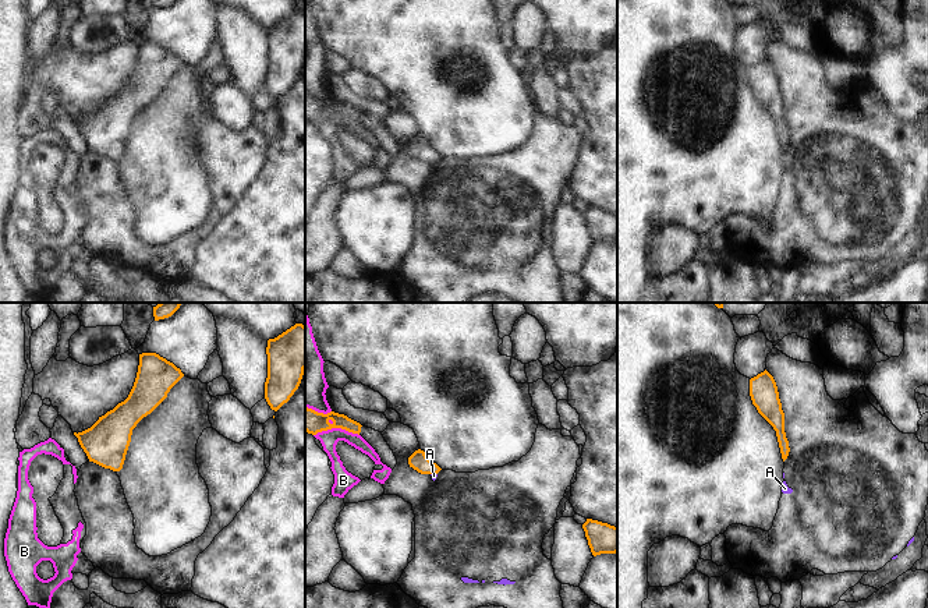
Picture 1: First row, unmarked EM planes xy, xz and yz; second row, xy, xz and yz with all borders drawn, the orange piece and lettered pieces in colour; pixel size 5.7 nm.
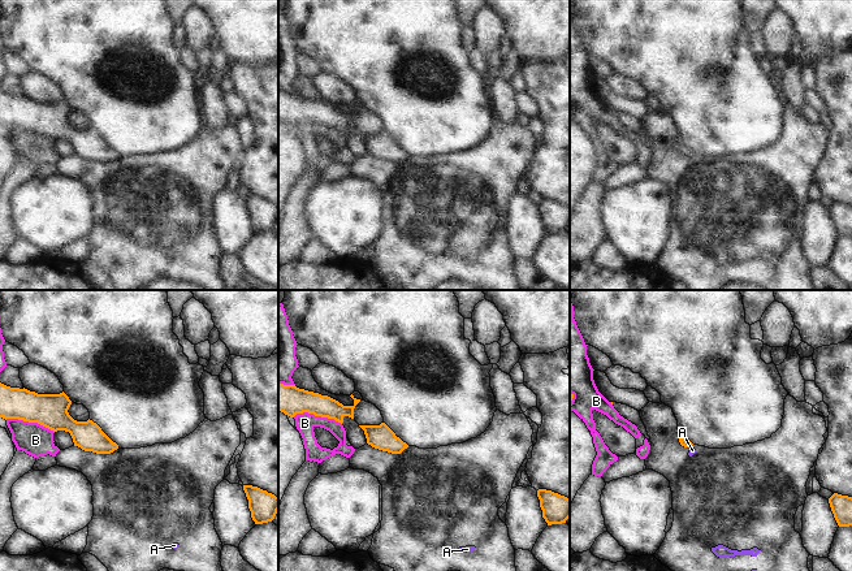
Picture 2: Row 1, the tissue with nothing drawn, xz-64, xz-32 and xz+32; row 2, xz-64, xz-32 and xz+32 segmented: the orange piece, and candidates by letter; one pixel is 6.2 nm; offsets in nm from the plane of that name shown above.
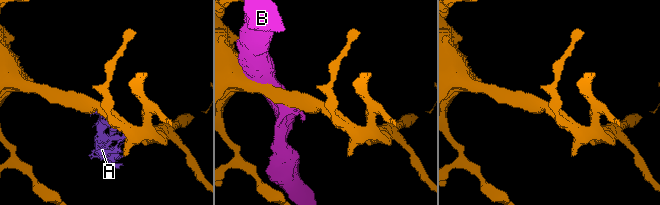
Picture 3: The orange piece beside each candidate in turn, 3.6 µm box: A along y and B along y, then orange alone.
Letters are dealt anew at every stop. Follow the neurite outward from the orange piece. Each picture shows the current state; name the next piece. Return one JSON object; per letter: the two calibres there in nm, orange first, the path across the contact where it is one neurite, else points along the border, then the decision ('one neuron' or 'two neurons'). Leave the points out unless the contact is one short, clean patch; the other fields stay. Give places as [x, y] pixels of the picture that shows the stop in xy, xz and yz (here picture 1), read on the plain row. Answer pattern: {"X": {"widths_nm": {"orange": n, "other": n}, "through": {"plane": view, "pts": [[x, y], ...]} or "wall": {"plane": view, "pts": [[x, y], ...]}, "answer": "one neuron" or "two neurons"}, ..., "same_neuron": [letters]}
{"A": {"widths_nm": {"orange": 110, "other": 30}, "wall": {"plane": "xz", "pts": [[431, 161], [436, 162]]}, "answer": "two neurons"}, "B": {"widths_nm": {"orange": 130, "other": 100}, "answer": "two neurons"}, "same_neuron": []}

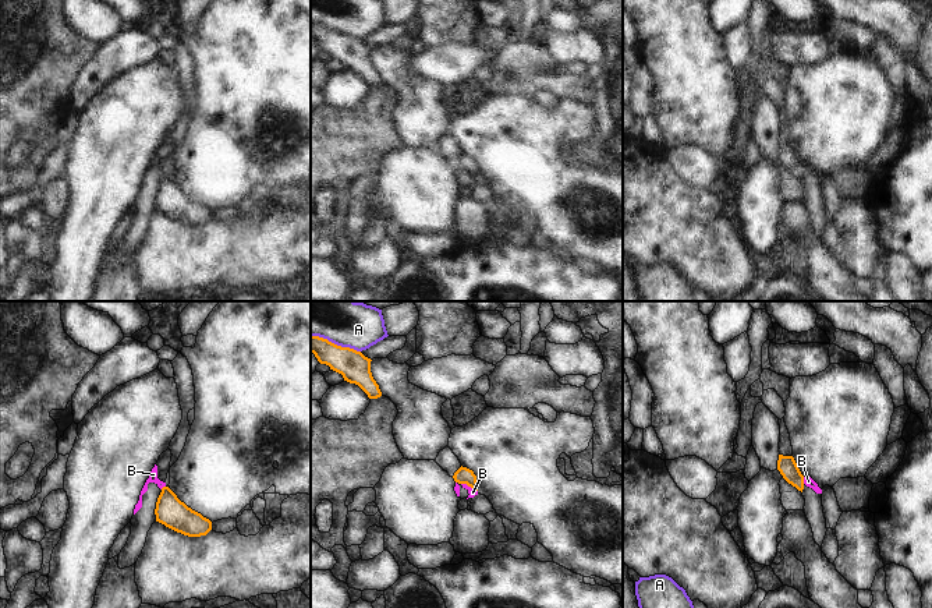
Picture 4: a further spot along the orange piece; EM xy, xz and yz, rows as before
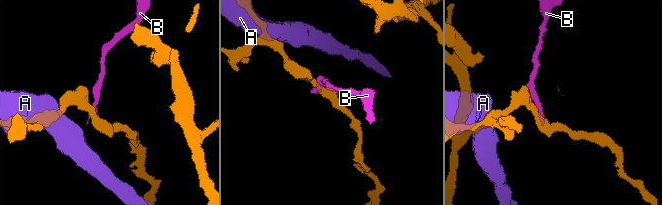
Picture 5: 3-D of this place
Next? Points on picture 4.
{"A": {"widths_nm": {"orange": 180, "other": 220}, "answer": "two neurons"}, "B": {"widths_nm": {"orange": 110, "other": 60}, "wall": {"plane": "yz", "pts": [[803, 165], [804, 170]]}, "answer": "two neurons"}, "same_neuron": []}

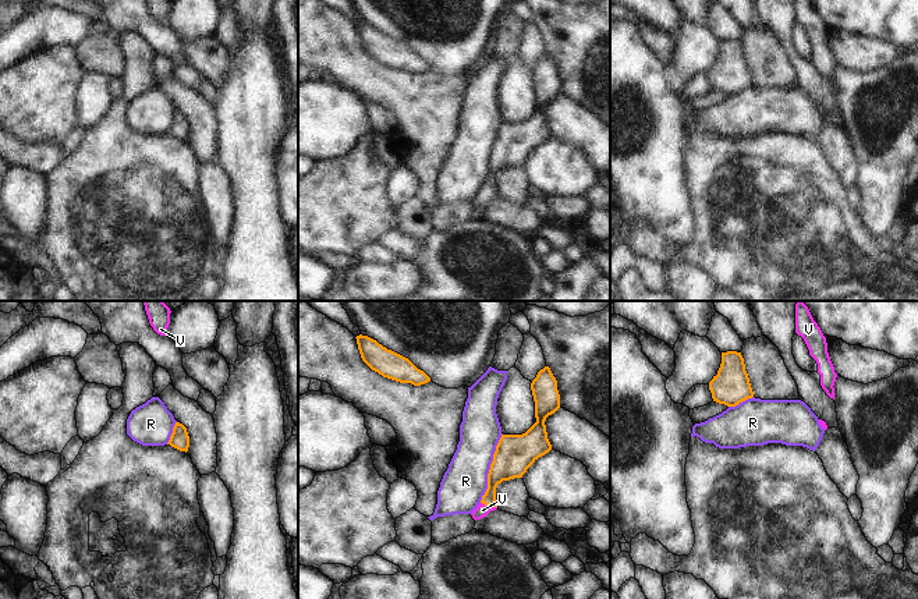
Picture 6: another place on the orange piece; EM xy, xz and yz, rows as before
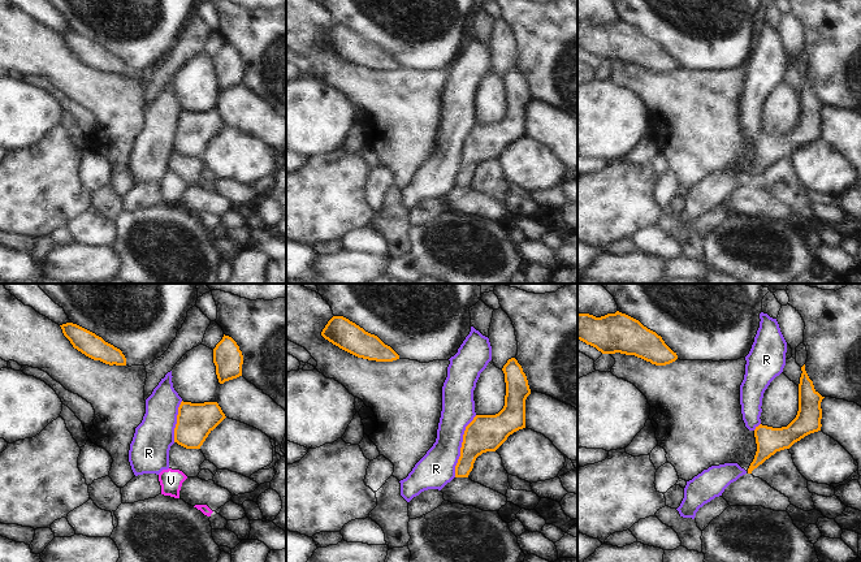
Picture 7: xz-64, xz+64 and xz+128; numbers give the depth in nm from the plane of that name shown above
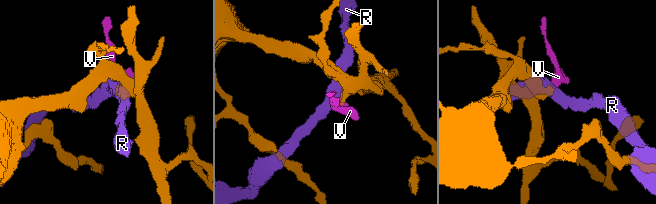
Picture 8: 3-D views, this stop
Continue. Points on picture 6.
{"R": {"widths_nm": {"orange": 220, "other": 260}, "answer": "two neurons"}, "V": {"widths_nm": {"orange": 160, "other": 70}, "through": {"plane": "xz", "pts": [[504, 153], [492, 170], [489, 194], [482, 198]]}, "answer": "one neuron"}, "same_neuron": ["V"]}

